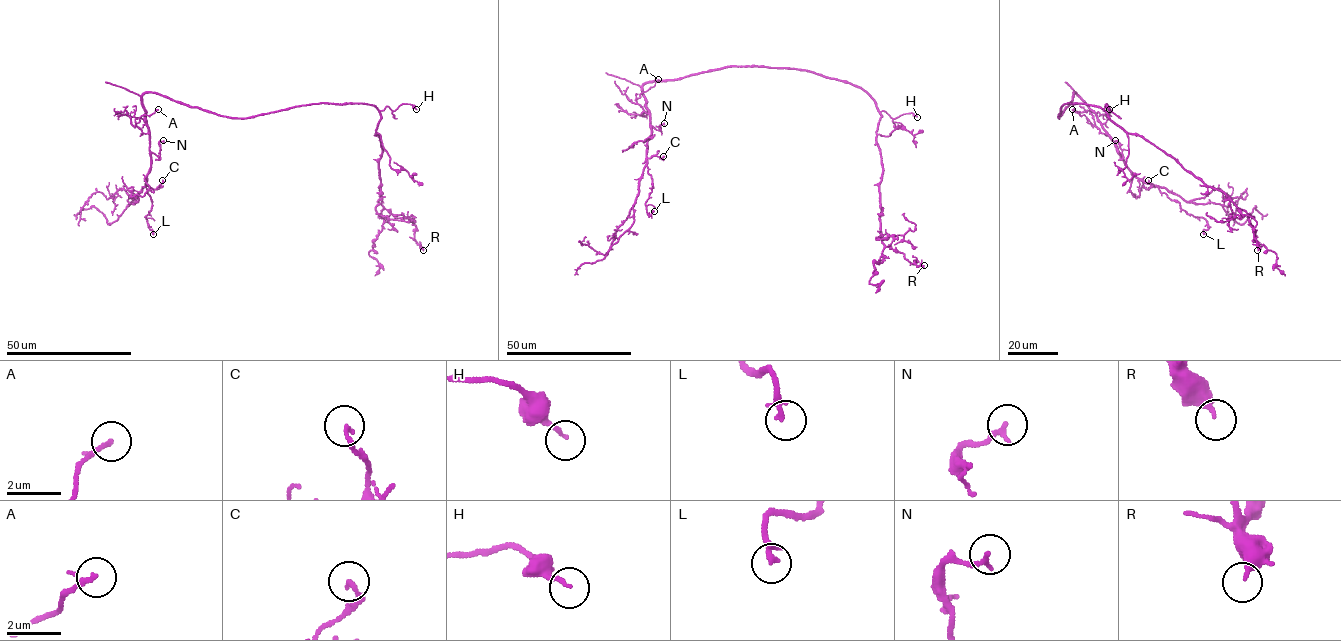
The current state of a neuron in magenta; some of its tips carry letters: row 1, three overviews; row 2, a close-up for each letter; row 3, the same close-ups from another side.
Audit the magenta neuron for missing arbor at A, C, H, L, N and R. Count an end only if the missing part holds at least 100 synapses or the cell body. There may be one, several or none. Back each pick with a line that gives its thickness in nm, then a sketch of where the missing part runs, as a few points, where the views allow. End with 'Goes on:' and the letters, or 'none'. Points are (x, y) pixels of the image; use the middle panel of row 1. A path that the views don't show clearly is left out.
Goes on: none

